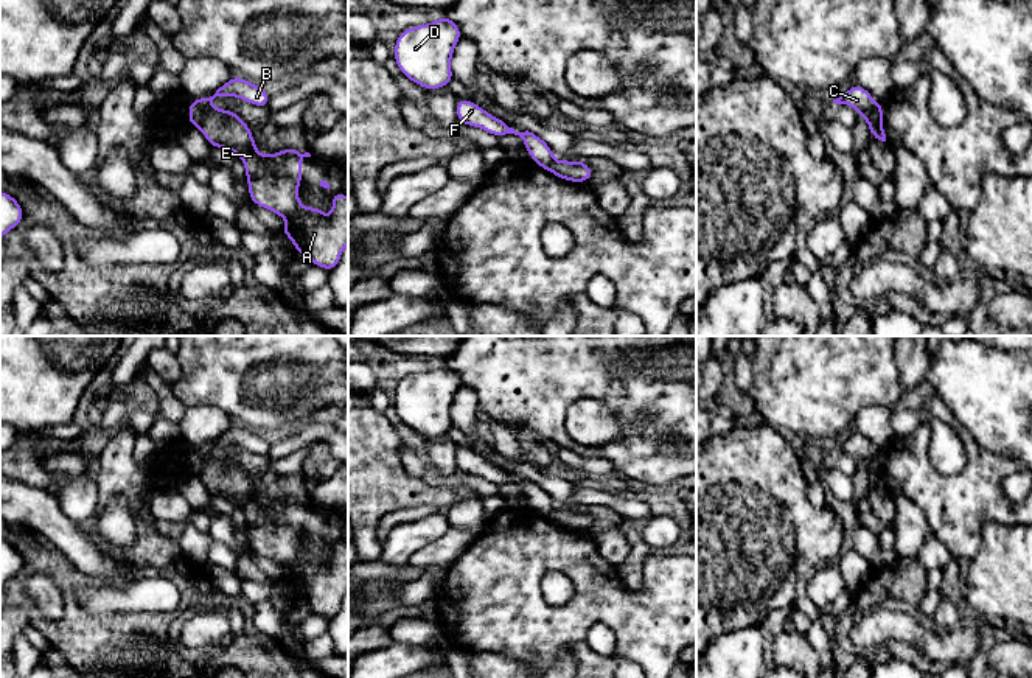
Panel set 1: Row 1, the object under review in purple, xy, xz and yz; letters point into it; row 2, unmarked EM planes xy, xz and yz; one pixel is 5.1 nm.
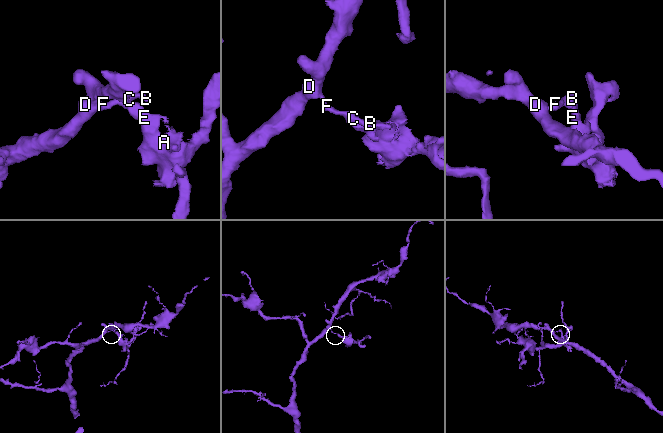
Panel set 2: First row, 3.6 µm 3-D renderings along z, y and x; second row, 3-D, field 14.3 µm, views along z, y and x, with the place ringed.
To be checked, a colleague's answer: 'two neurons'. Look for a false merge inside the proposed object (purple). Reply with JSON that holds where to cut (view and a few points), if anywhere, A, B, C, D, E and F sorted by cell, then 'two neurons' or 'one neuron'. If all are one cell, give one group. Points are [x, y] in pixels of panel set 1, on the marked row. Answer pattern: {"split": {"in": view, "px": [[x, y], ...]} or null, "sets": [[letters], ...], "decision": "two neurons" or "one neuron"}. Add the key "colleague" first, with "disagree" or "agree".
{"colleague": "agree", "split": {"in": "xy", "px": [[209, 104], [198, 126]]}, "sets": [["A", "E"], ["B", "C", "D", "F"]], "decision": "two neurons"}

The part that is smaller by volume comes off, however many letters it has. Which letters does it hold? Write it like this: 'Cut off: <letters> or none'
Cut off: A, E

